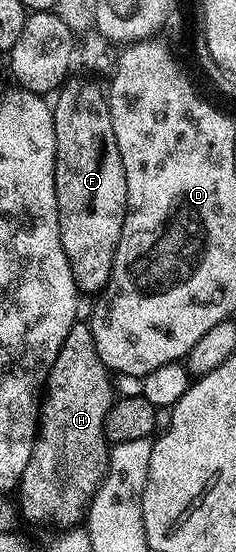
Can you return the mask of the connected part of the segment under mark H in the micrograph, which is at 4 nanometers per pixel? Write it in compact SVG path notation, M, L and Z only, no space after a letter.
M75 323L69 334L65 334L65 342L61 342L61 350L41 392L39 426L33 454L17 485L17 512L22 519L24 516L31 524L52 524L60 530L74 529L86 521L91 500L103 485L103 479L107 477L107 464L111 460L111 448L105 434L105 420L117 399L111 379L112 373L105 362L101 362L101 354L97 354L97 342L93 342L90 323Z

